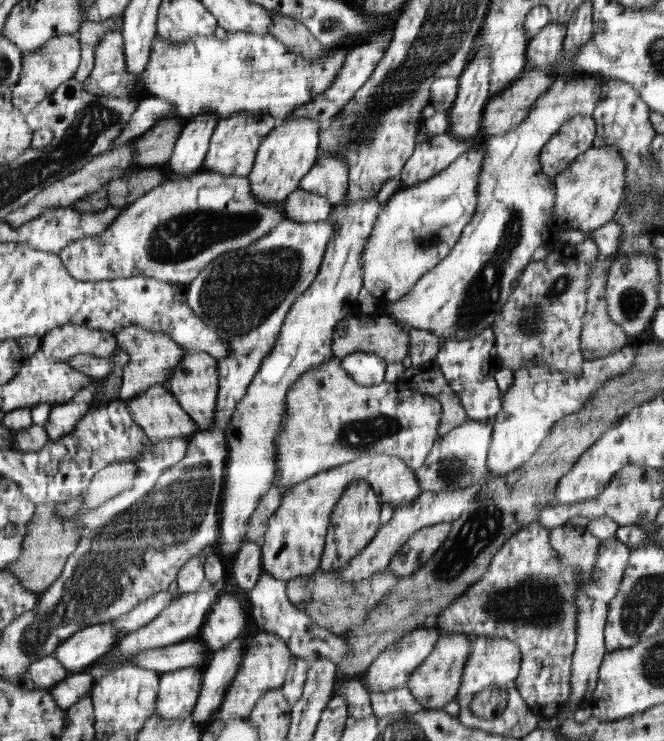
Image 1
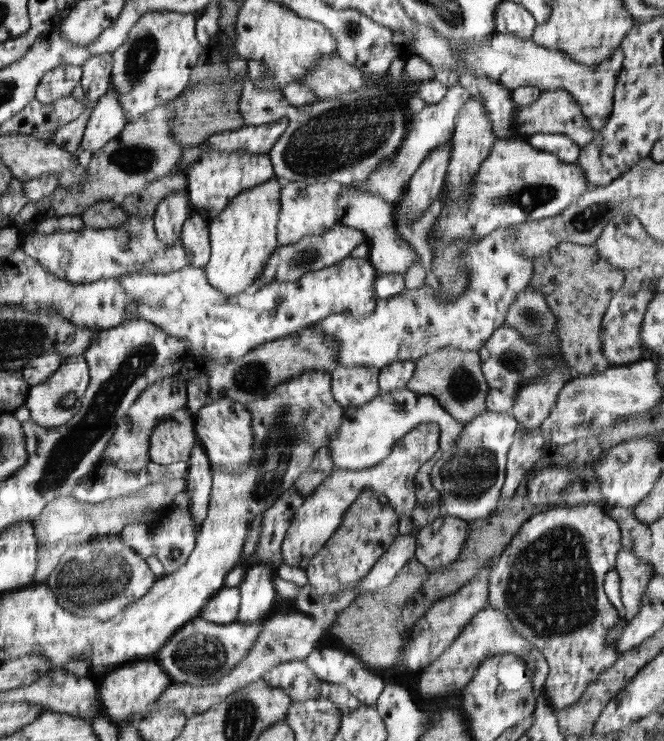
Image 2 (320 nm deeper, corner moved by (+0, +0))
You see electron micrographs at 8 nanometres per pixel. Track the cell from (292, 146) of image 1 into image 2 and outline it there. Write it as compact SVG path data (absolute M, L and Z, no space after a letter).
M274 175L268 182L240 192L207 224L210 255L203 269L208 283L224 296L254 291L262 284L258 278L277 245L280 186Z

